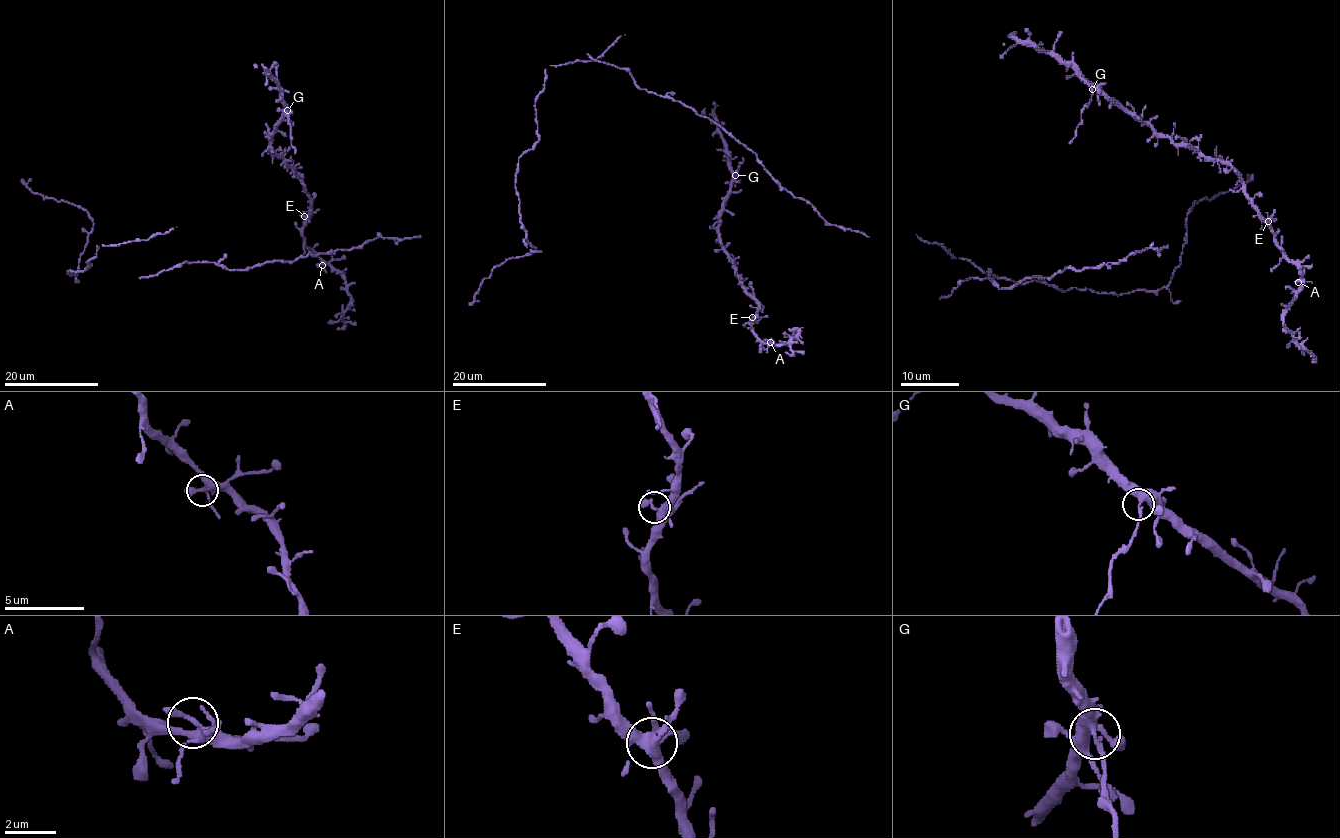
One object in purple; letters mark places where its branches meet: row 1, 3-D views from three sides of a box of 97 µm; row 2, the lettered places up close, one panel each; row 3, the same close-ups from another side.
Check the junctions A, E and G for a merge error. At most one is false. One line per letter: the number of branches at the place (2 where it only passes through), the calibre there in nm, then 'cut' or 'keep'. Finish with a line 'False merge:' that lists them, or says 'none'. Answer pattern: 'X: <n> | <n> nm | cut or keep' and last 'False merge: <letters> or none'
A: 4 | 280 nm | keep
E: 4 | 300 nm | keep
G: 4 | 320 nm | cut
False merge: G

